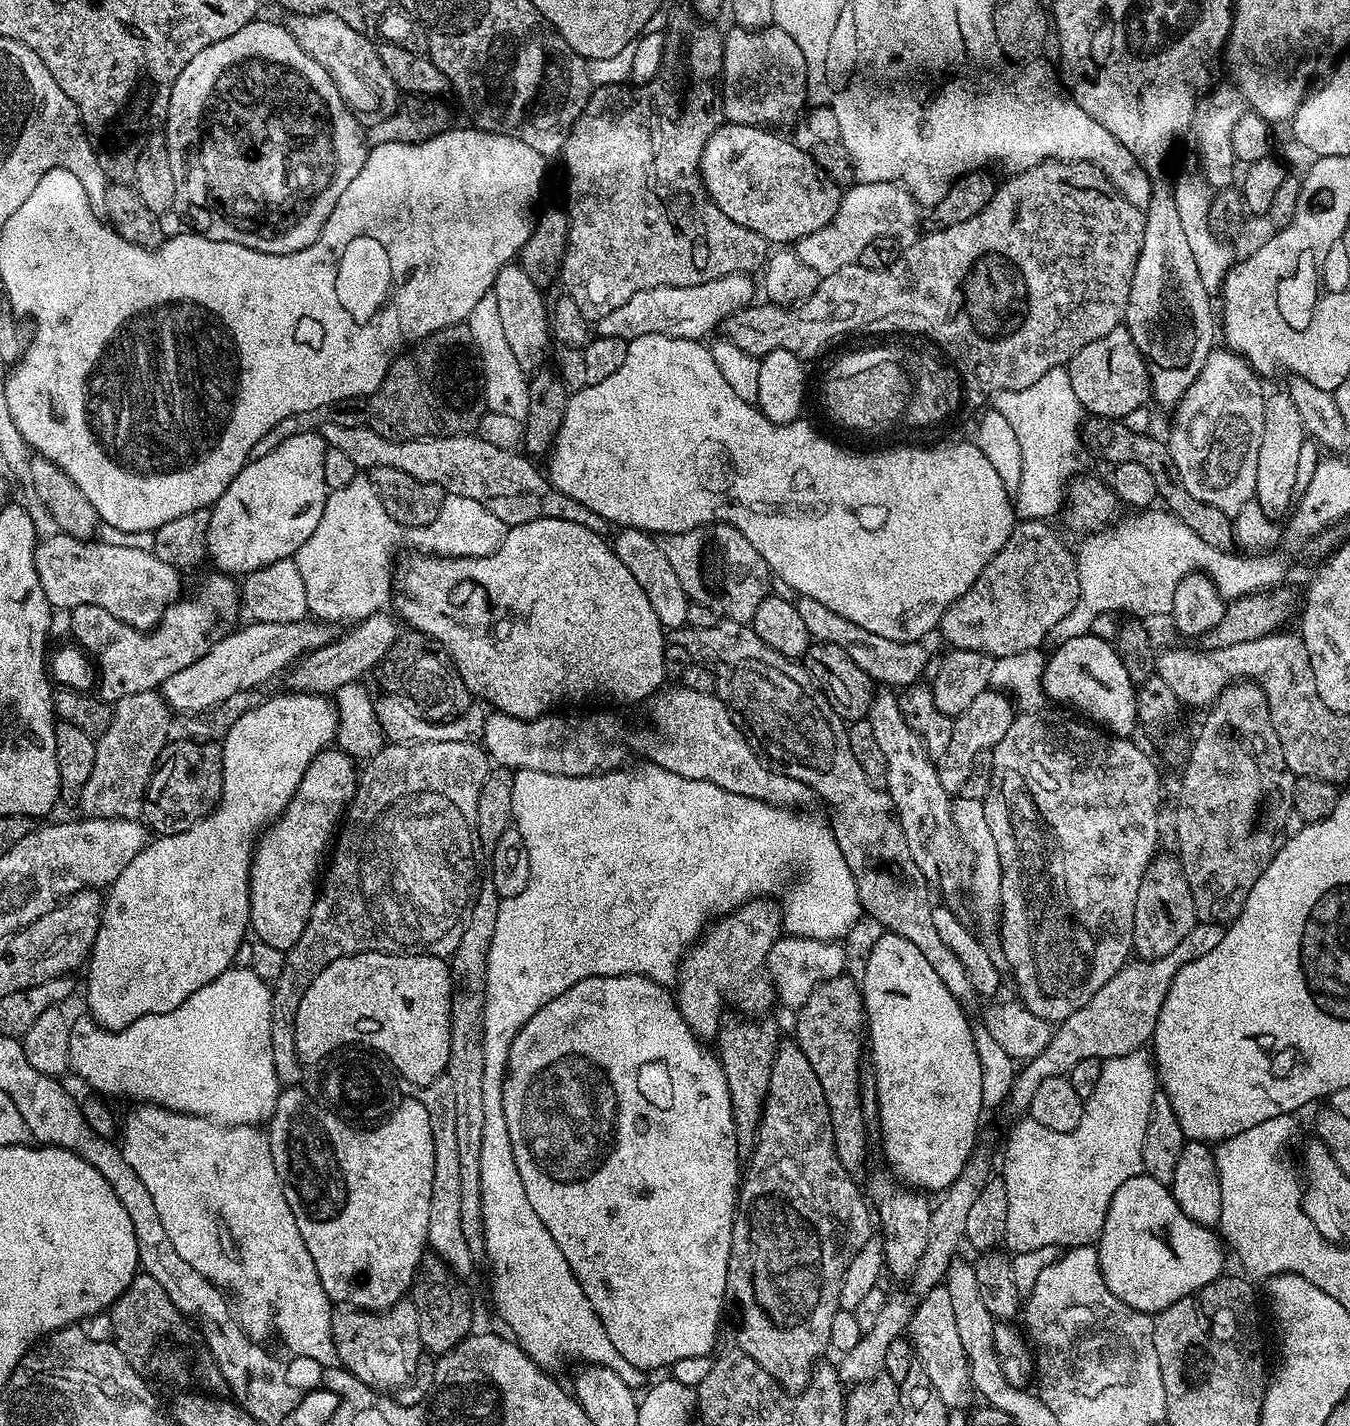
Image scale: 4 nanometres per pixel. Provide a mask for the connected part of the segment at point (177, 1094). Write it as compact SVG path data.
M233 966L227 968L222 974L218 974L218 978L214 978L214 982L202 986L202 990L190 994L190 998L186 998L186 1002L182 1002L174 1010L170 1010L166 1014L150 1014L138 1018L138 1022L126 1026L120 1032L107 1031L101 1024L97 1024L91 1016L81 1014L77 1020L73 1019L71 1021L69 1069L73 1073L76 1071L96 1091L93 1093L103 1094L105 1097L125 1096L126 1099L132 1100L131 1102L157 1104L159 1108L168 1108L171 1112L189 1112L191 1116L204 1116L207 1120L215 1120L216 1123L225 1126L233 1124L263 1125L271 1120L276 1109L276 1099L280 1097L282 1091L282 1085L274 1066L274 1054L272 1053L274 992L273 989L268 988L271 988L269 981L258 978L258 974L254 974L251 968Z

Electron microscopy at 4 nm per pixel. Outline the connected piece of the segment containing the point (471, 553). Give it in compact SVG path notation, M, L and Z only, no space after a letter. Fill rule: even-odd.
M445 495L438 518L434 518L434 522L430 522L426 528L415 529L411 536L413 542L420 547L417 549L428 554L482 558L494 554L498 546L502 546L508 529L509 526L501 518L495 517L486 506L473 498Z

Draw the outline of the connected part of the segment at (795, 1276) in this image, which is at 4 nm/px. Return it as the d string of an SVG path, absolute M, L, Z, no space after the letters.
M788 1038L785 1044L783 1041L776 1049L776 1057L770 1074L770 1086L764 1099L764 1112L760 1116L760 1126L756 1130L756 1149L752 1151L747 1161L746 1175L743 1177L742 1187L738 1193L738 1211L732 1230L732 1249L726 1274L727 1295L731 1299L733 1296L737 1306L740 1307L740 1333L736 1336L737 1342L740 1343L739 1351L749 1356L762 1370L766 1370L766 1374L770 1374L773 1380L785 1390L802 1390L812 1379L814 1365L817 1363L815 1360L823 1354L824 1348L829 1347L830 1322L834 1322L834 1314L838 1311L840 1303L840 1281L844 1279L844 1272L852 1261L852 1256L858 1254L858 1250L862 1250L862 1246L866 1246L866 1242L874 1236L874 1216L870 1211L869 1201L861 1185L860 1188L856 1185L857 1181L839 1161L835 1146L835 1132L826 1094L823 1093L818 1075L814 1074L812 1065L807 1061L795 1039Z

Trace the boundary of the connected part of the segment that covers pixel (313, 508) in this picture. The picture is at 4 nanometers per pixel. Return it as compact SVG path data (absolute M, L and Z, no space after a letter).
M319 431L296 432L269 452L261 451L260 457L249 459L238 478L226 486L226 494L210 509L208 554L219 571L243 578L254 570L295 557L302 542L314 534L330 498L326 478L322 478L325 451Z

